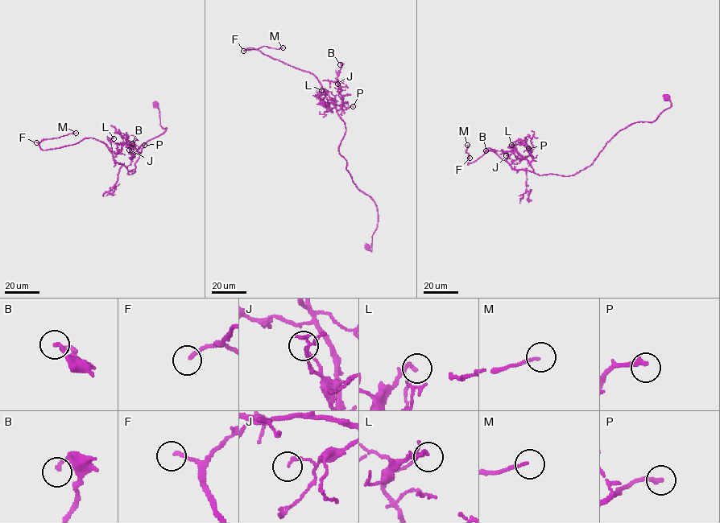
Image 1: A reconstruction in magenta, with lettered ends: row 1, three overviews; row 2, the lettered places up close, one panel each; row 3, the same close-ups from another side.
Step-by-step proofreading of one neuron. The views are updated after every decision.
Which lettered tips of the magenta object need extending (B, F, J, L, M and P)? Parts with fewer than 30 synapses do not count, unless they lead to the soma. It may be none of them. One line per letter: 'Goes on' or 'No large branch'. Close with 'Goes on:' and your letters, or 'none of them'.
B: No large branch
F: Goes on
J: No large branch
L: No large branch
M: Goes on
P: Goes on
Goes on: F, M, P

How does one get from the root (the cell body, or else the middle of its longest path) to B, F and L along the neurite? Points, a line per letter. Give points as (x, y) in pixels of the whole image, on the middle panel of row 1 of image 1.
B: (367, 247), (371, 250), (377, 207), (353, 182), (338, 150), (346, 129), (337, 111), (342, 98), (340, 64)
F: (367, 247), (377, 207), (345, 168), (338, 150), (346, 128), (328, 92), (312, 73), (243, 51)
L: (367, 247), (371, 250), (377, 207), (346, 169), (338, 150), (345, 122), (323, 88), (320, 100), (321, 90)

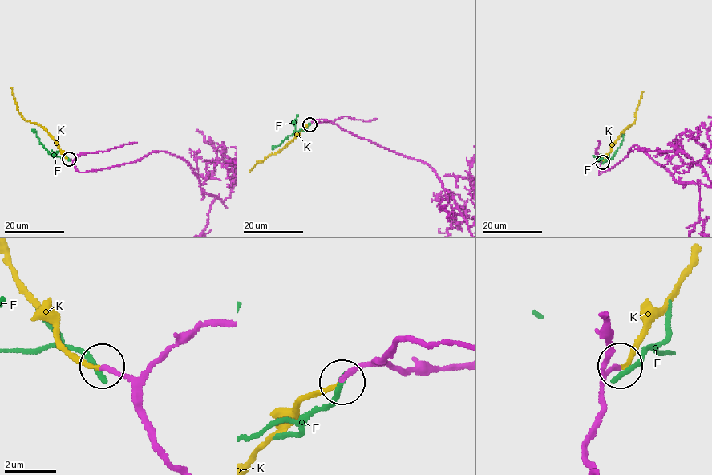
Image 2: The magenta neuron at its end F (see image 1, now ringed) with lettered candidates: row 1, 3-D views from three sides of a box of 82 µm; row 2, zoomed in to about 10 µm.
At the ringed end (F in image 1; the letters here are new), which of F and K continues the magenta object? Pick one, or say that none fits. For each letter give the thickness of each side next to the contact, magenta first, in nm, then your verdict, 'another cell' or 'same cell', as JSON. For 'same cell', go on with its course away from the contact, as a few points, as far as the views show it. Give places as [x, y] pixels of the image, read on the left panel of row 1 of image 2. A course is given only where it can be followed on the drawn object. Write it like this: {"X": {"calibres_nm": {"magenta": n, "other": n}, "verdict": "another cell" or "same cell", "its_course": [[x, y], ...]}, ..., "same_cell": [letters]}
{"F": {"calibres_nm": {"magenta": 170, "other": 220}, "verdict": "another cell"}, "K": {"calibres_nm": {"magenta": 180, "other": 150}, "verdict": "same cell", "its_course": [[68, 160], [49, 132], [22, 116], [10, 87]]}, "same_cell": ["K"]}

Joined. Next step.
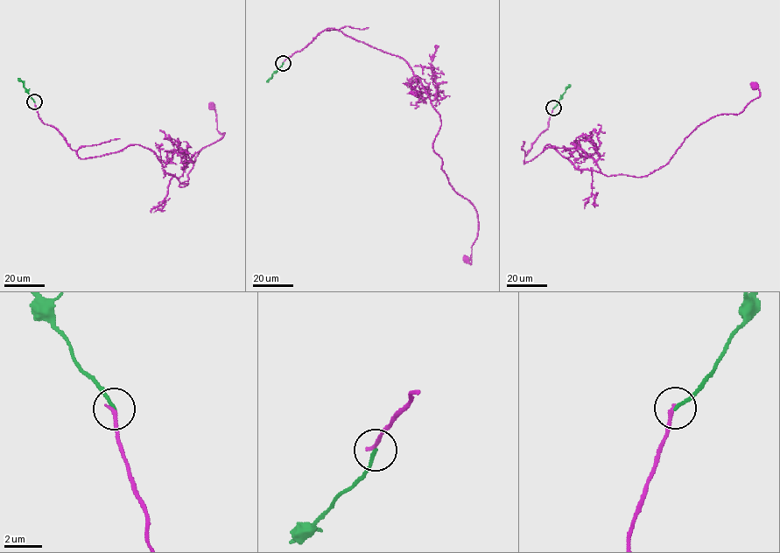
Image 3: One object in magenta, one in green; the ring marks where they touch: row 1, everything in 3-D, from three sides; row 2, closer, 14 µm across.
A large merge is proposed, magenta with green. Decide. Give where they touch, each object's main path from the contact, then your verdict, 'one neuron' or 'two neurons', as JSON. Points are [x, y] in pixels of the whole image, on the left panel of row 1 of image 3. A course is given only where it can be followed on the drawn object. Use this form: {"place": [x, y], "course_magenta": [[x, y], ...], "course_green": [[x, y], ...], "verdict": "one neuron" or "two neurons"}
{"place": [34, 101], "course_magenta": [[34, 101], [41, 120], [80, 158], [139, 144], [188, 184], [181, 187], [198, 153], [223, 136], [212, 106]], "course_green": [[34, 101], [18, 78]], "verdict": "two neurons"}

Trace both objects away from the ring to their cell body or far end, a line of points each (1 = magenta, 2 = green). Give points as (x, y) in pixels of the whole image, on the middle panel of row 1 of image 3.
1: (283, 62), (328, 28), (409, 64), (439, 115), (432, 146), (441, 169), (477, 213), (471, 263), (466, 259)
2: (283, 63), (267, 81)

